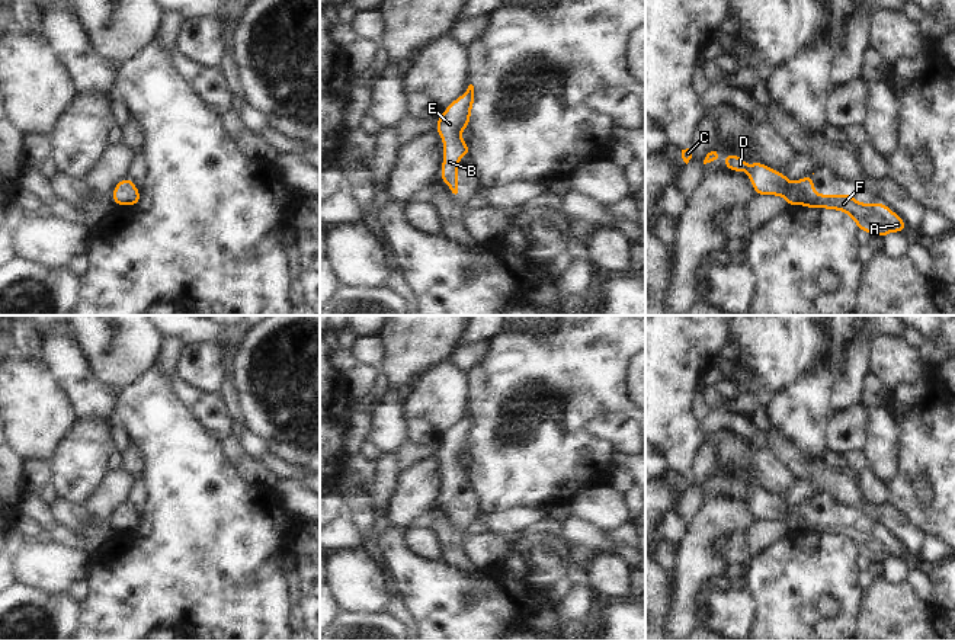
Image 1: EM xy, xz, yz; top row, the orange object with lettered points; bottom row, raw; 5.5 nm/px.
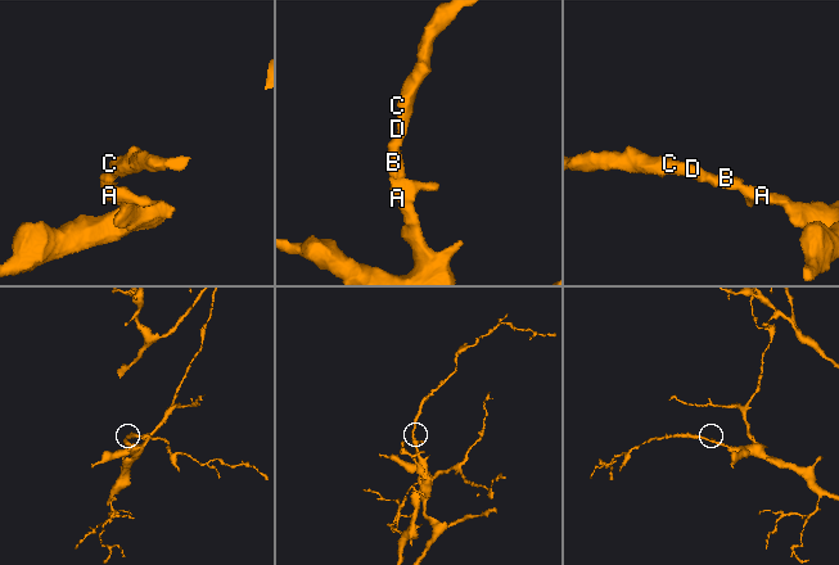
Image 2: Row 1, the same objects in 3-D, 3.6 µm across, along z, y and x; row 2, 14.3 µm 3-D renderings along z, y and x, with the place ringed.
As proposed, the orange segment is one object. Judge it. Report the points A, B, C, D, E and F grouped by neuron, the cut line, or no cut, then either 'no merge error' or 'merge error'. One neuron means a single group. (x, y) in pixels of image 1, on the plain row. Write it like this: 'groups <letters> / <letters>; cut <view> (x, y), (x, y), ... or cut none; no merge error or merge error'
groups A B C D E F; cut none; no merge error

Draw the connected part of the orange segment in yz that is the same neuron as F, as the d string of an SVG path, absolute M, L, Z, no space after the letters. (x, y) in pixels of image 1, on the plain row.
M736 480L724 483L724 491L734 497L749 497L756 520L783 522L789 532L801 529L808 533L839 535L849 539L859 555L871 561L885 563L890 557L903 558L908 551L885 529L856 529L853 520L817 520L813 500L795 510L782 497L769 494L765 488L746 490Z

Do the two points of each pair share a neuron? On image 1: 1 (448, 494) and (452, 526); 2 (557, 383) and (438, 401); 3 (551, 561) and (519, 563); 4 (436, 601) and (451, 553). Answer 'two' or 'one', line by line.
1: two
2: two
3: one
4: two

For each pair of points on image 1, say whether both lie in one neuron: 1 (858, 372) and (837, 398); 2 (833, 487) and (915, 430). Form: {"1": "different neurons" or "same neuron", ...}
{"1": "same neuron", "2": "different neurons"}

